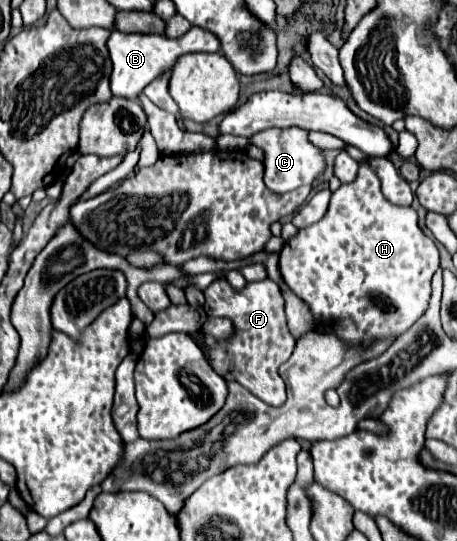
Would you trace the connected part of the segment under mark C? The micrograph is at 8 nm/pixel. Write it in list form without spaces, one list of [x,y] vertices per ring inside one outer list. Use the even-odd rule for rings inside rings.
[[[270,127],[256,133],[248,141],[264,151],[264,183],[274,193],[288,193],[300,185],[312,185],[314,179],[326,169],[324,151],[308,139],[308,131],[302,127]]]

